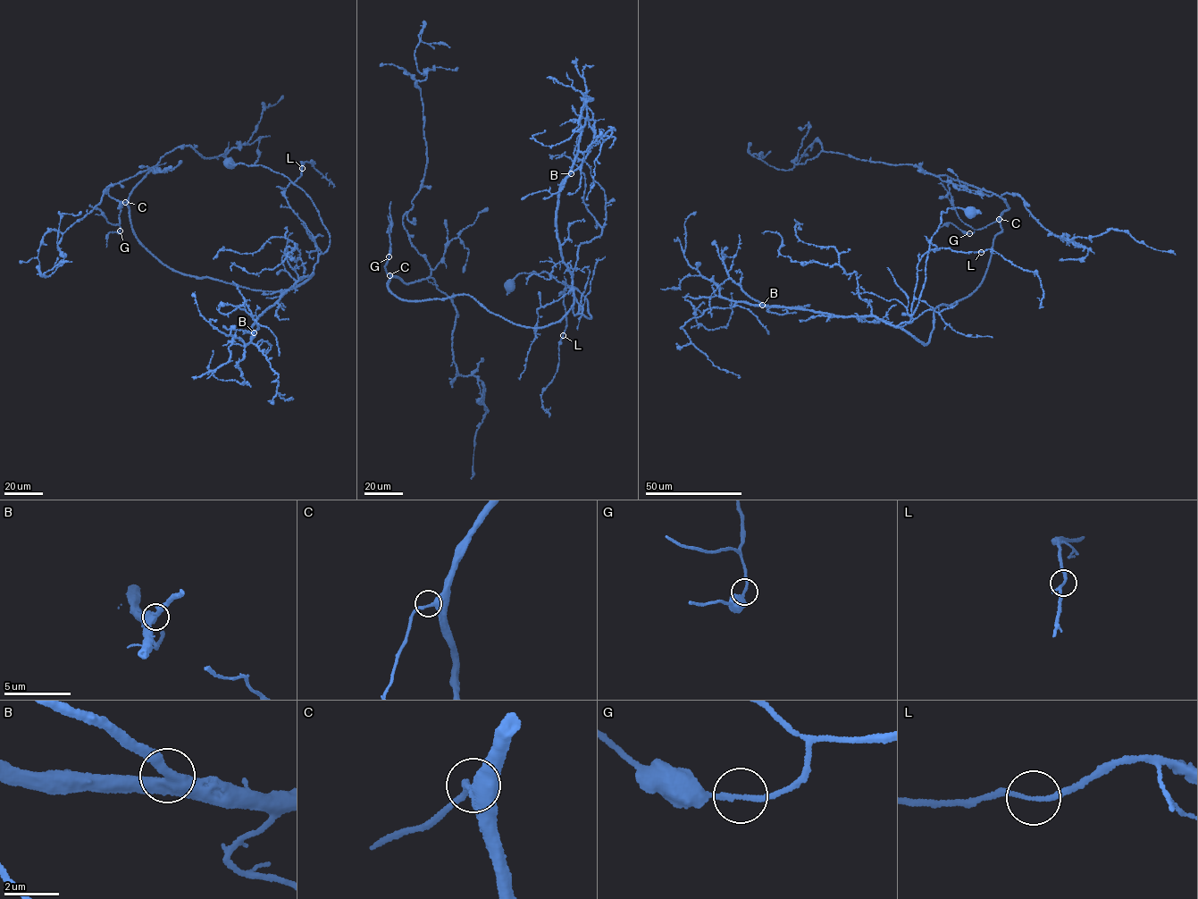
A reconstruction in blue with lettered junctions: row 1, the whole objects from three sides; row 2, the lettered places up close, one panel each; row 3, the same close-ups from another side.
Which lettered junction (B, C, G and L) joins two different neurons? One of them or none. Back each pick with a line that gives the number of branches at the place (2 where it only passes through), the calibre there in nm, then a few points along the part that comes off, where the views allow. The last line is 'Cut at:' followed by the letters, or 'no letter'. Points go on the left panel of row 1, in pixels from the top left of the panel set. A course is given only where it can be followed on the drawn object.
Cut at: no letter

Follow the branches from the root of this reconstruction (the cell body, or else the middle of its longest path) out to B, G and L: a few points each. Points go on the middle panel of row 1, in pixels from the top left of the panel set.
B: (509, 286), (519, 273), (548, 273), (578, 289), (591, 318), (573, 314), (557, 229), (559, 185), (571, 173)
G: (509, 286), (548, 273), (591, 318), (572, 306), (527, 327), (469, 295), (401, 299), (389, 256)
L: (509, 286), (519, 273), (543, 272), (578, 289), (591, 318), (578, 313), (579, 304), (566, 288), (563, 335)

